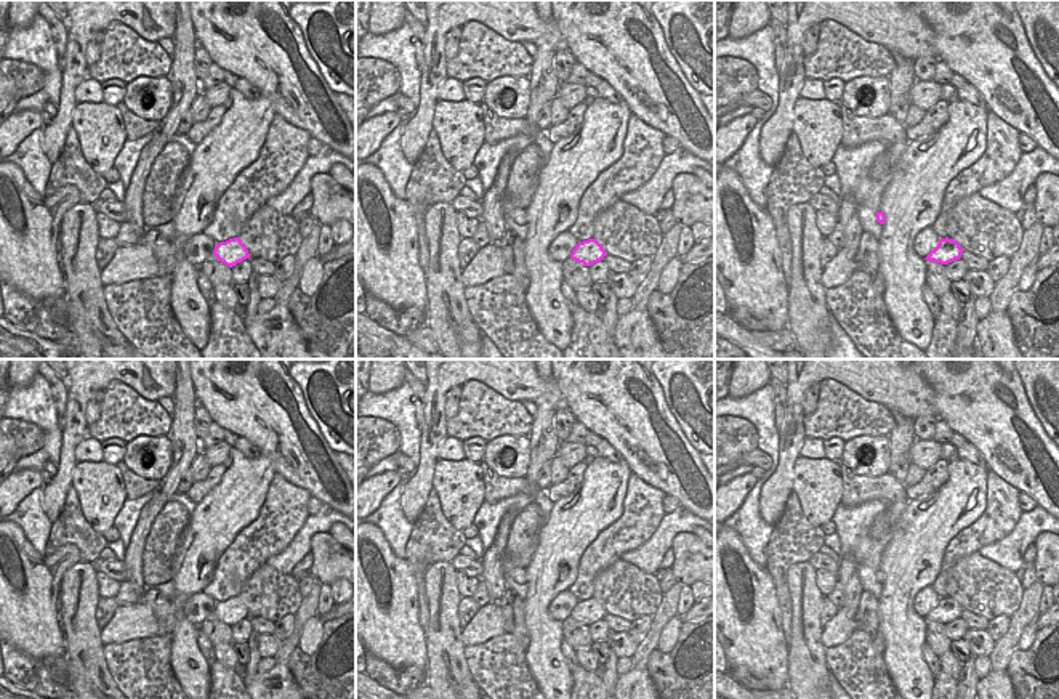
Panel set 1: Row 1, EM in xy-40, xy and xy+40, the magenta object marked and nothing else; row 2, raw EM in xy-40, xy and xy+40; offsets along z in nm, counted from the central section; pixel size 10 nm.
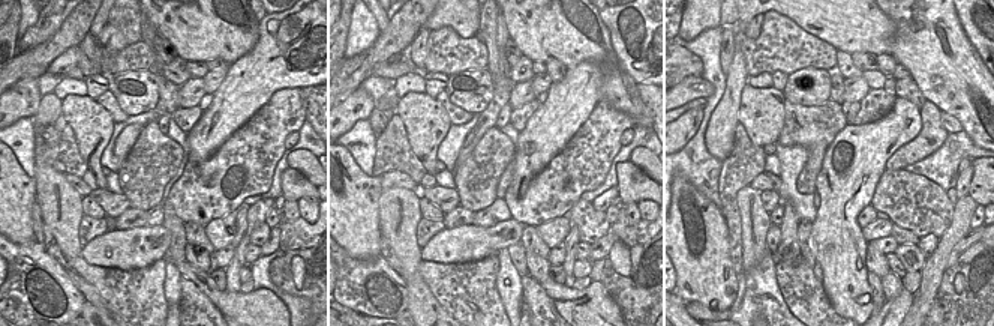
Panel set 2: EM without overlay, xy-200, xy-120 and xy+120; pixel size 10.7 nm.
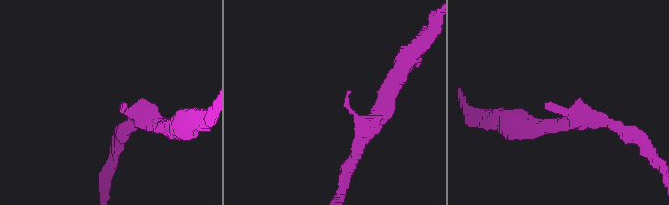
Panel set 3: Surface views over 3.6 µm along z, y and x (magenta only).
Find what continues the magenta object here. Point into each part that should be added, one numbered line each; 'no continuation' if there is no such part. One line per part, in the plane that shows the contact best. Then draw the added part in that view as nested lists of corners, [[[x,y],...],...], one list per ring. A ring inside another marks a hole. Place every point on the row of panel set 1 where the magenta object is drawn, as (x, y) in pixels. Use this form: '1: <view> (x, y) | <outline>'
no continuation

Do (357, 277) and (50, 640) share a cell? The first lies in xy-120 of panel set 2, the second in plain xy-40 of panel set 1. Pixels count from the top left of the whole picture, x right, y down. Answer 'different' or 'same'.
different

